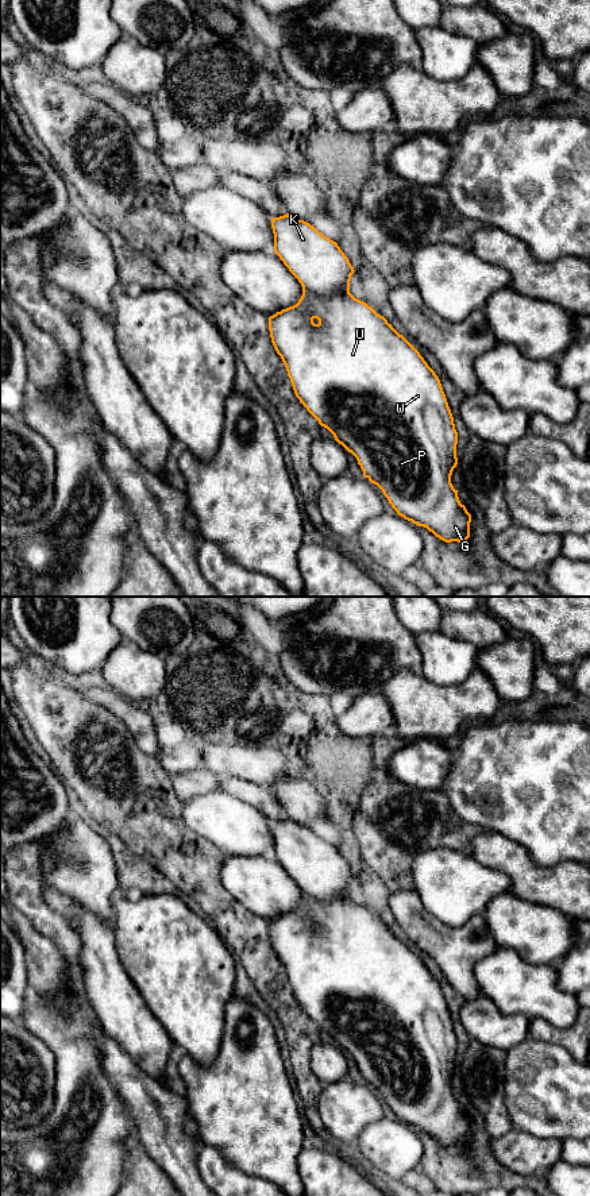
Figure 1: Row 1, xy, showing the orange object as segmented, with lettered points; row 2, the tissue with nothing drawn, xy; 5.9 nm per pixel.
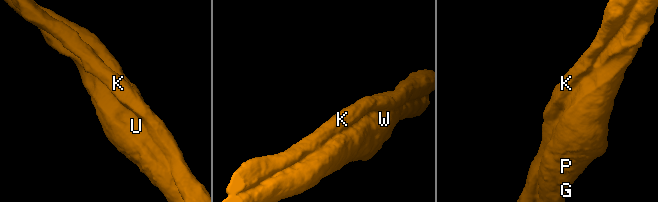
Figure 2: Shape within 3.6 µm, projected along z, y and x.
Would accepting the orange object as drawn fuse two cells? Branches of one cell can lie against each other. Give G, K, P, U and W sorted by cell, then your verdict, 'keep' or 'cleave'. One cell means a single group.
groups G K P U W; keep

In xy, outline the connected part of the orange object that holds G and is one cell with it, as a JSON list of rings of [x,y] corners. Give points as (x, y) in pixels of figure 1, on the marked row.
[[[289,213],[271,219],[271,228],[274,252],[302,286],[296,305],[269,317],[271,343],[286,367],[296,397],[356,458],[363,477],[382,490],[398,516],[427,528],[446,543],[466,543],[471,514],[451,483],[458,464],[458,432],[439,377],[383,316],[350,293],[355,270],[336,242]]]

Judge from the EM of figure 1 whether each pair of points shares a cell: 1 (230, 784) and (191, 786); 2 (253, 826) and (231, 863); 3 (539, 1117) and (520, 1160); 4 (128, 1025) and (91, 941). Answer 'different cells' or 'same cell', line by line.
1: same cell
2: same cell
3: different cells
4: same cell

